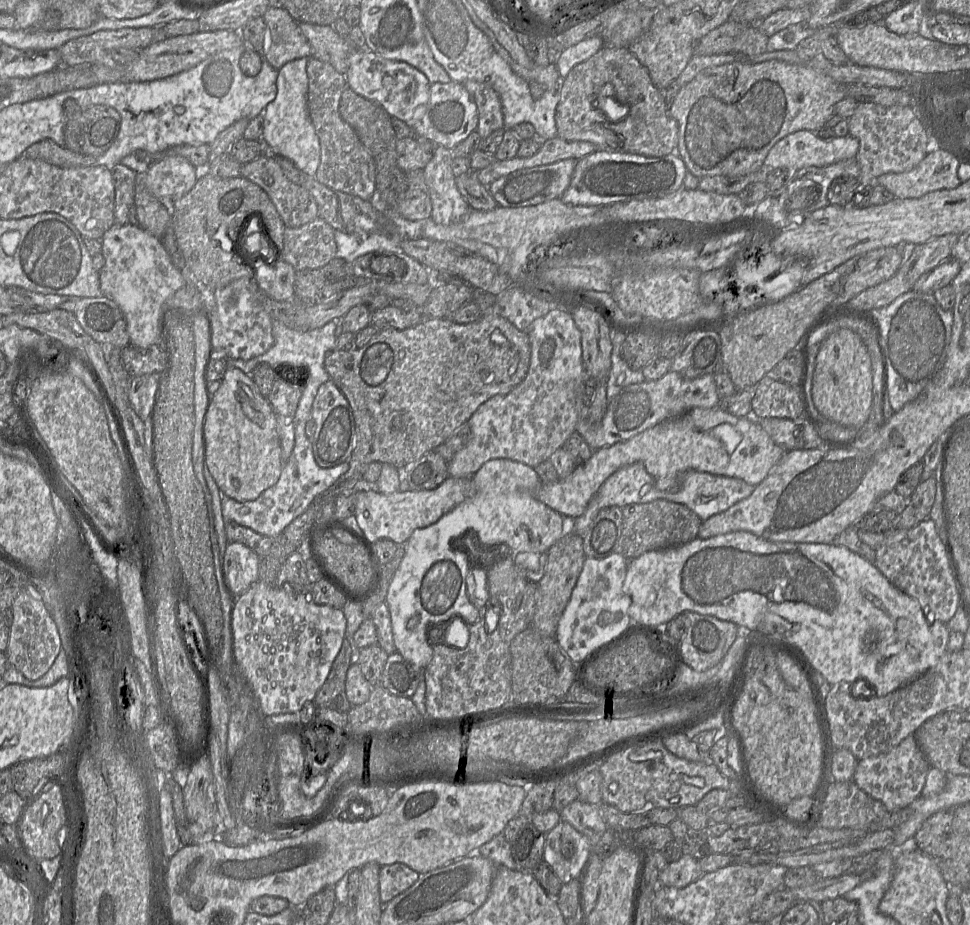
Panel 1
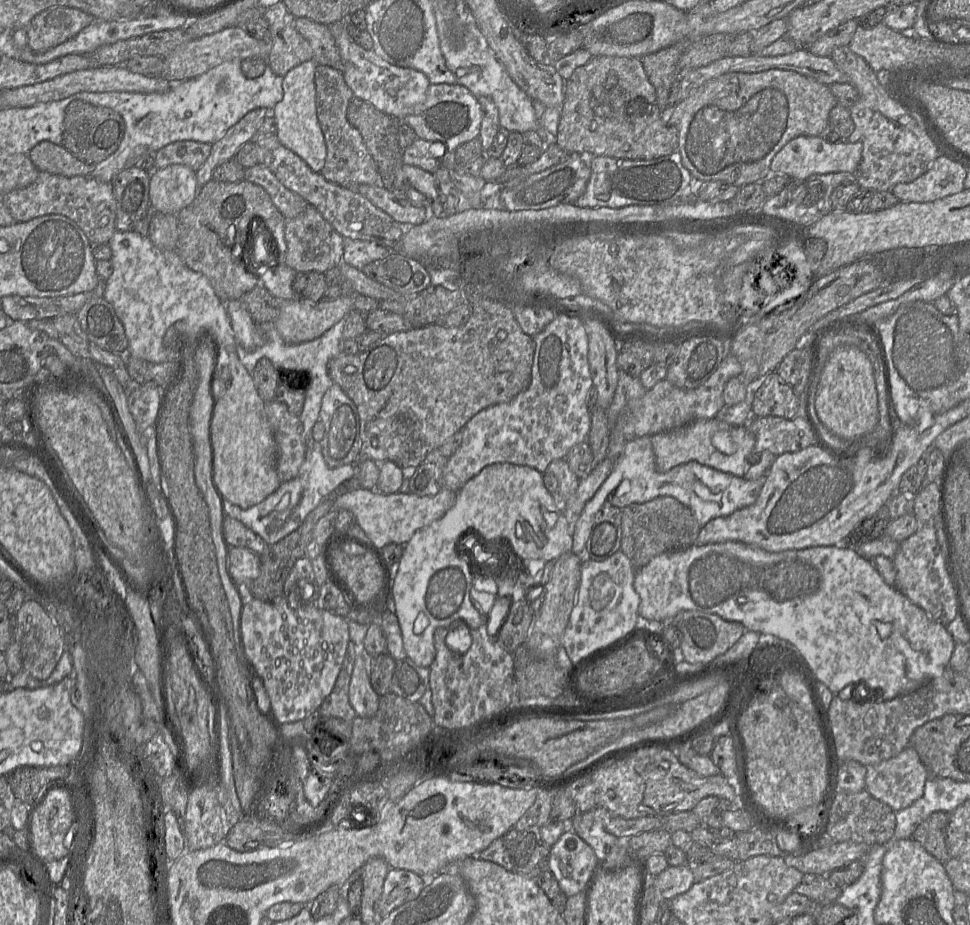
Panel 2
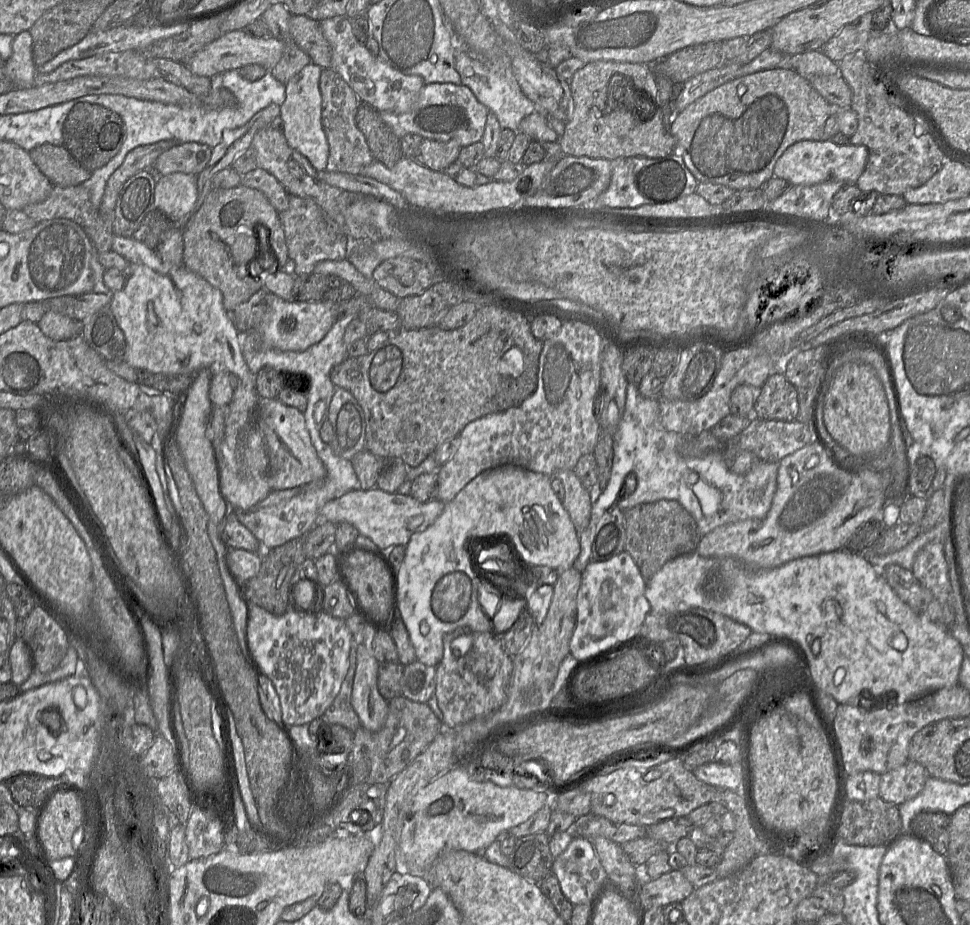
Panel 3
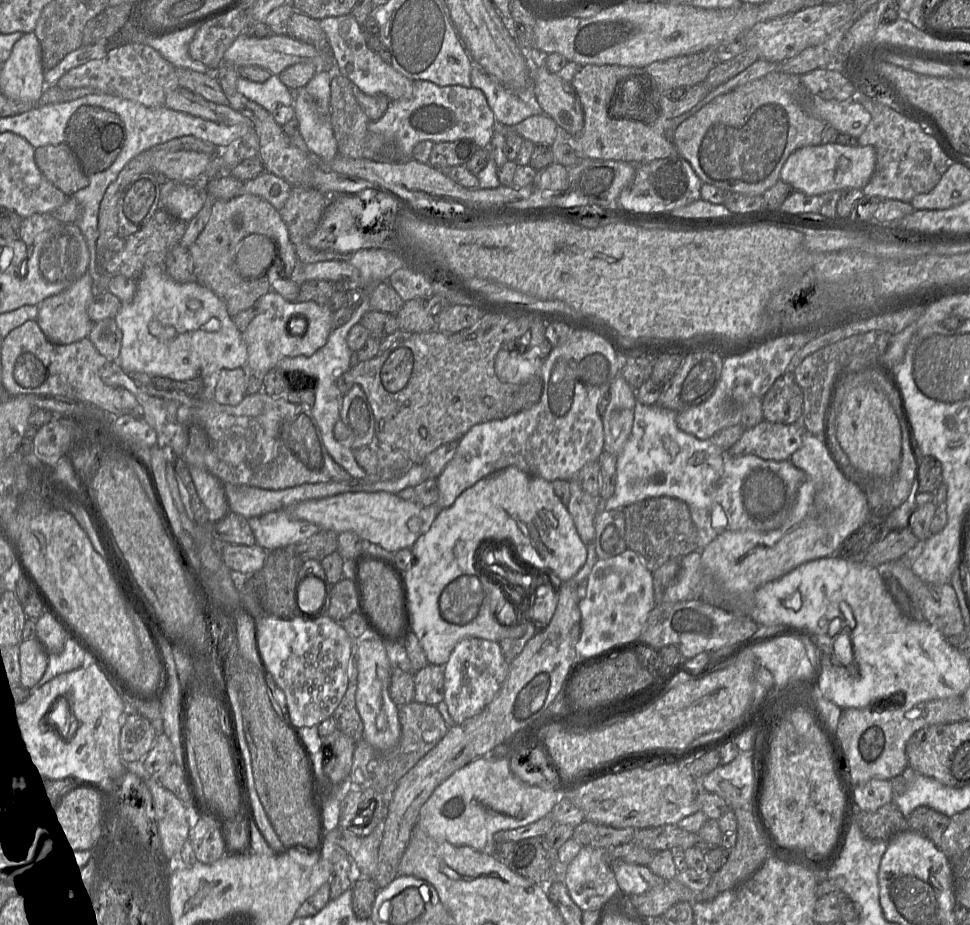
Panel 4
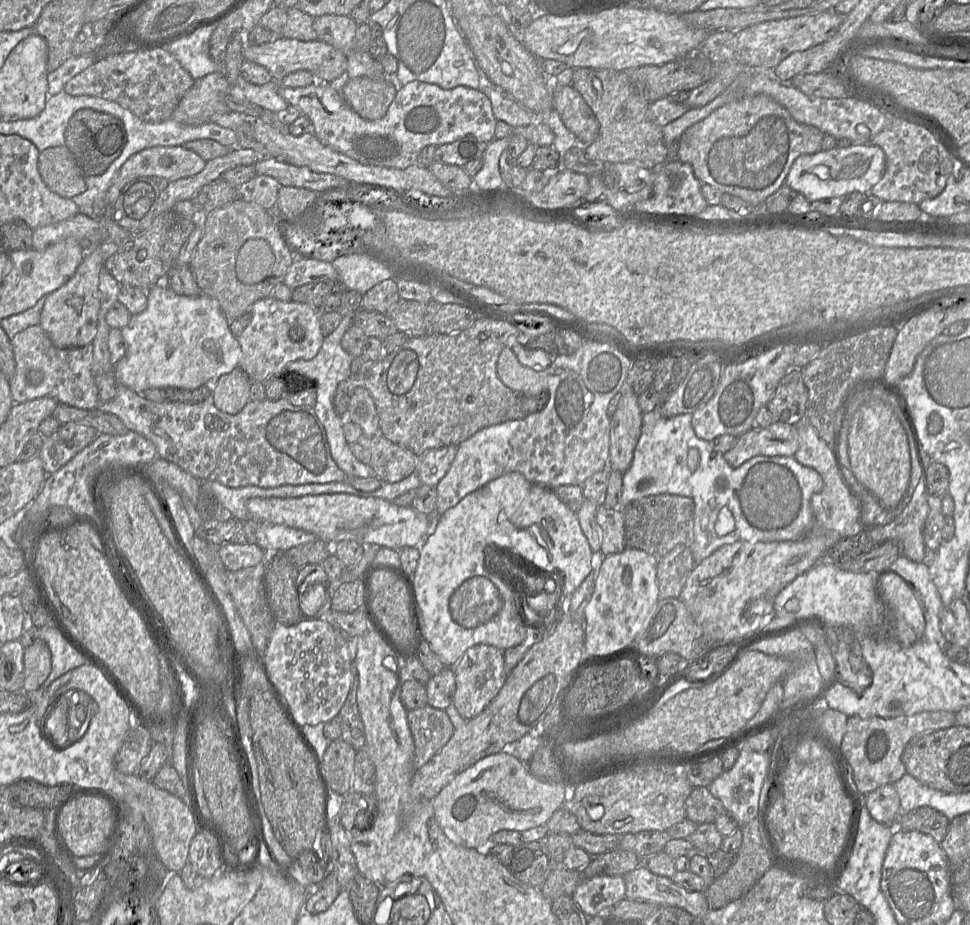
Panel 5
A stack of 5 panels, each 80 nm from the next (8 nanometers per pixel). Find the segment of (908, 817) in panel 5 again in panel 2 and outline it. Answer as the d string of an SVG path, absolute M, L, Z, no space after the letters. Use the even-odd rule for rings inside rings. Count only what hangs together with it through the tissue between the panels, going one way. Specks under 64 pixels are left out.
M945 812L931 814L918 825L912 835L913 840L943 864L948 859L947 827L950 814Z

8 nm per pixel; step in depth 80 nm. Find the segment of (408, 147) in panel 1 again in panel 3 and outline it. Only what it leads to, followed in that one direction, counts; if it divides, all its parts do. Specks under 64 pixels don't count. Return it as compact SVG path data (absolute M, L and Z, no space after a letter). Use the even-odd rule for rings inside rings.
M424 138L413 158L433 171L443 172L457 162L462 146L455 140L438 141Z

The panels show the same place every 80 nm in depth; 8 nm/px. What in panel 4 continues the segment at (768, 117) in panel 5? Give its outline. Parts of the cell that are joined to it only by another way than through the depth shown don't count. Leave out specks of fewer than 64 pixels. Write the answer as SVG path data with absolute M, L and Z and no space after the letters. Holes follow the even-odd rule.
M778 68L760 79L714 98L673 130L672 142L678 155L689 162L702 183L733 193L763 195L780 180L781 168L791 153L805 146L821 144L826 123L802 108L801 97L805 97L805 89L800 77Z

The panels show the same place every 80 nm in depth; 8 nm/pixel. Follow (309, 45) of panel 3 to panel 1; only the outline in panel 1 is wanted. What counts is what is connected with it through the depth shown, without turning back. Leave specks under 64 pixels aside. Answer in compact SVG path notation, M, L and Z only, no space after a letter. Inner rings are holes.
M298 23L300 30L312 48L312 56L333 66L345 75L349 68L349 56L353 48L351 42L342 38L331 25Z

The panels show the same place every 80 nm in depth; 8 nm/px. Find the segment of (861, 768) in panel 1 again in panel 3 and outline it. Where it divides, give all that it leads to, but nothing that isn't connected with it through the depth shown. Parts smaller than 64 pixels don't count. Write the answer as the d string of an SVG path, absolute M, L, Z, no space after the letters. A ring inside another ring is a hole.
M908 760L902 766L880 776L879 797L897 806L916 797L929 774L921 764Z

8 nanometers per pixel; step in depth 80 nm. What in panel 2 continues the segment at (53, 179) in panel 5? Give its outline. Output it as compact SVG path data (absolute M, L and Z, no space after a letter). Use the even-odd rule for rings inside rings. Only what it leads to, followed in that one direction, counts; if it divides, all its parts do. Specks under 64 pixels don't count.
M50 141L37 144L28 156L39 171L65 177L90 176L95 168L80 161L69 149Z

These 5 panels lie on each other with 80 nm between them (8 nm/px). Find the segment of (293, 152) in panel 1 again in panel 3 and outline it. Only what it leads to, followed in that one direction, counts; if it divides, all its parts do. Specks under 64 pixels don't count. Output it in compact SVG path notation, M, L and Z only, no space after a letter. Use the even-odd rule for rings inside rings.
M314 63L306 65L286 84L286 99L280 105L280 117L284 122L283 134L290 147L304 155L317 171L326 169L329 145L322 127L322 96L320 75L322 68Z

